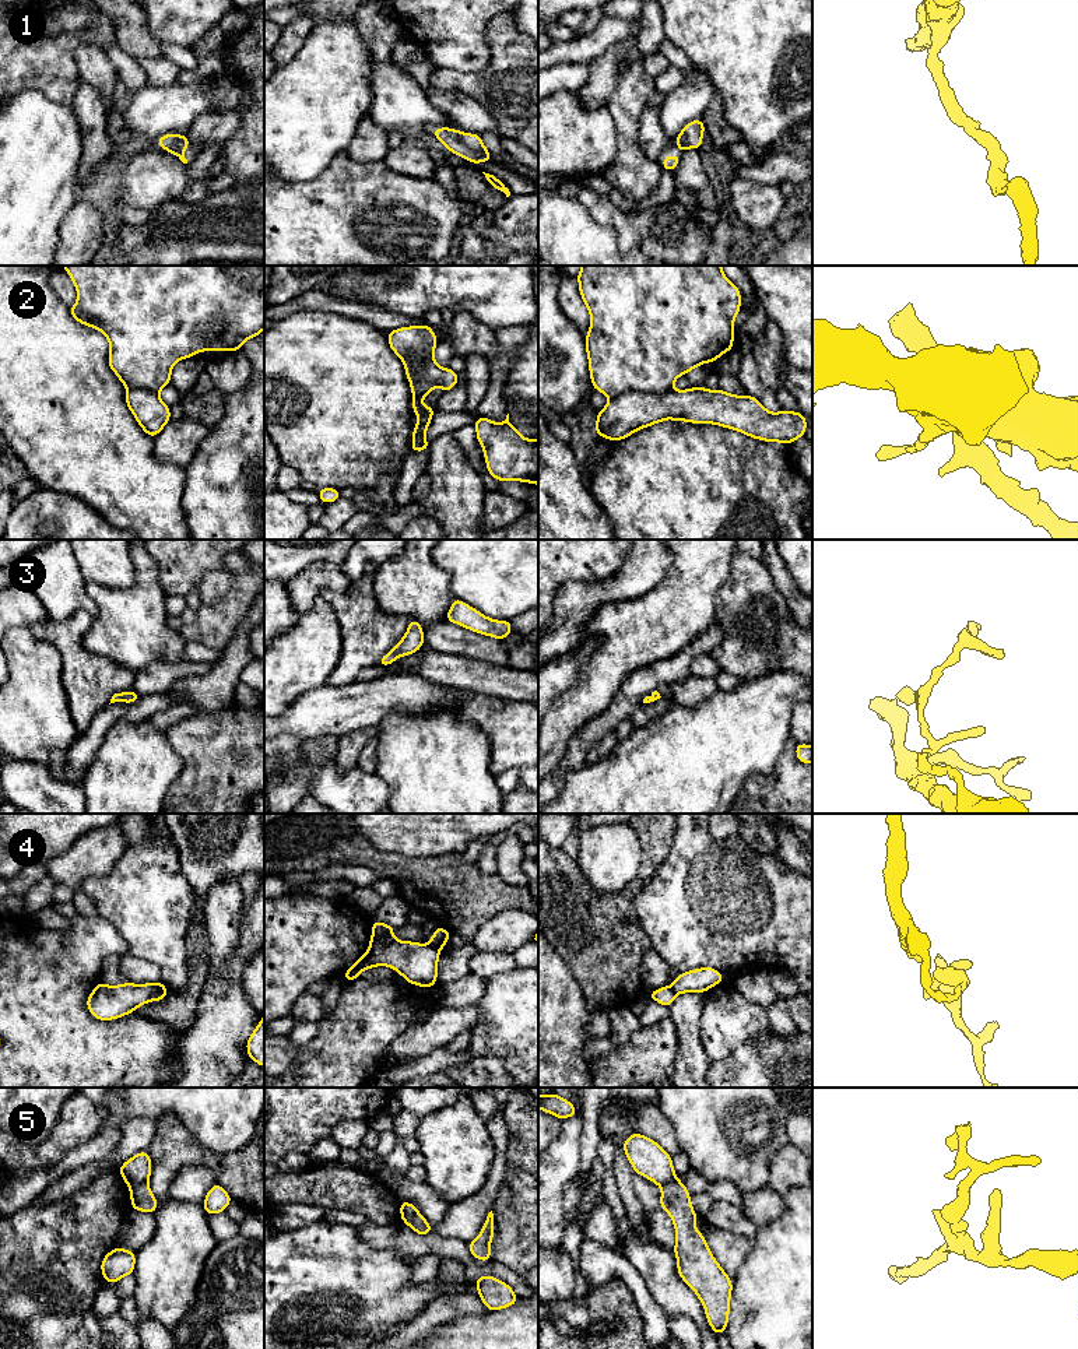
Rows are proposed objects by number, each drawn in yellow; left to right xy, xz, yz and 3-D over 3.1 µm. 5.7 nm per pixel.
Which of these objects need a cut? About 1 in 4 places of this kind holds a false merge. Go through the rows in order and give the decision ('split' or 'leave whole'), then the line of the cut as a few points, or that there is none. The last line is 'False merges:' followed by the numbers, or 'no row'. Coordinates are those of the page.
1: leave whole | no cut
2: split | yz (670, 389), (662, 393), (627, 390), (610, 400)
3: leave whole | no cut
4: split | xy (165, 987), (151, 1000)
5: split | xy (147, 1181), (130, 1188)
False merges: 2, 4, 5

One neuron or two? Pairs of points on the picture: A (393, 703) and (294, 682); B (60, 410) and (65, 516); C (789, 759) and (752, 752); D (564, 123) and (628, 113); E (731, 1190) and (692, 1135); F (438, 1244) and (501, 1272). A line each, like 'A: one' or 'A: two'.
A: two
B: two
C: two
D: two
E: two
F: one

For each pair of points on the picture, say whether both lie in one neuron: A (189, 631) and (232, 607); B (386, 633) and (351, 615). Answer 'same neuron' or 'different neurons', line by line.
A: same neuron
B: same neuron

